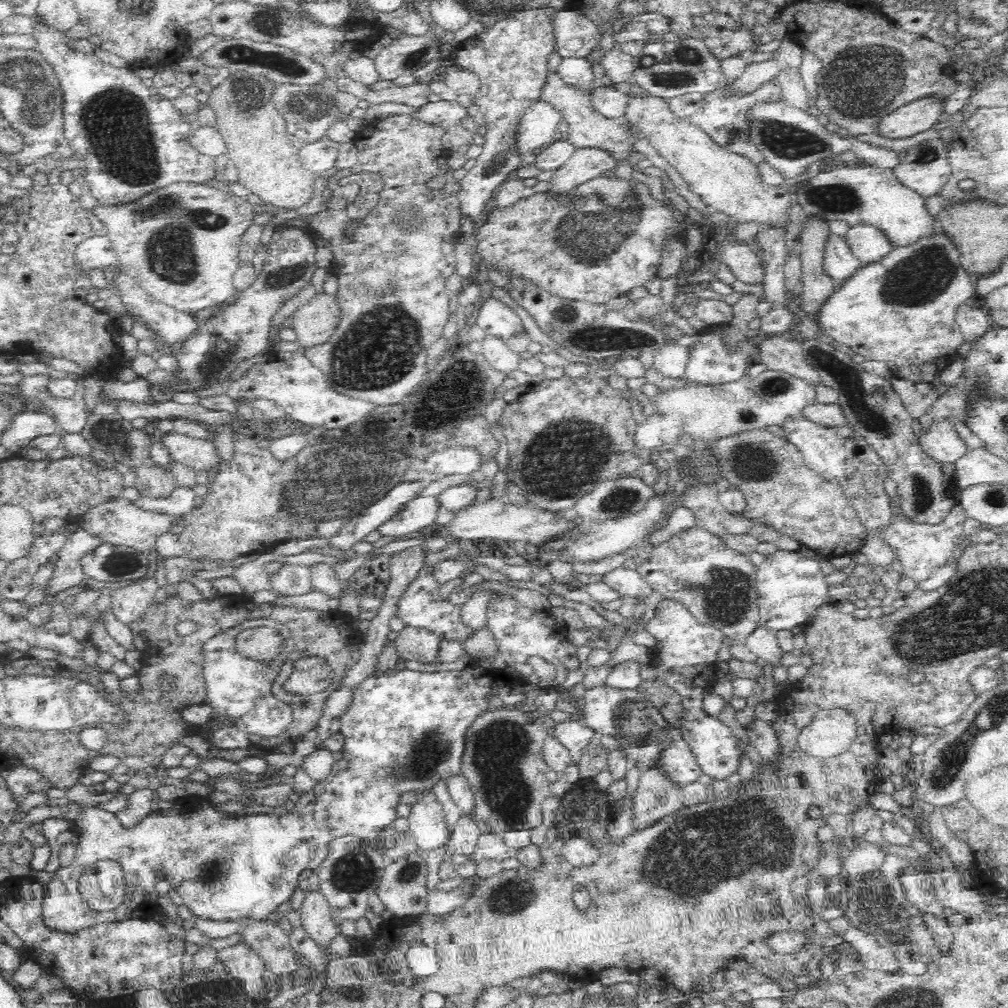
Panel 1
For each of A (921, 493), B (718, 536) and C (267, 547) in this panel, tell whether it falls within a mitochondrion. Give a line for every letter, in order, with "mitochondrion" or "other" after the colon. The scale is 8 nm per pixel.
A: mitochondrion
B: other
C: other

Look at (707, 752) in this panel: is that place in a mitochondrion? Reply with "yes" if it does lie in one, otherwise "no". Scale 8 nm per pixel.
no

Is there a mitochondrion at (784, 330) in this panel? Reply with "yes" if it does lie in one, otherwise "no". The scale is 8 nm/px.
no

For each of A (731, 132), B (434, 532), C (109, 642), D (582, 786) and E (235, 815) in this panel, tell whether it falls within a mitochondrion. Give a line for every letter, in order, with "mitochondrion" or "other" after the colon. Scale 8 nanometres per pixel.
A: mitochondrion
B: other
C: other
D: other
E: other

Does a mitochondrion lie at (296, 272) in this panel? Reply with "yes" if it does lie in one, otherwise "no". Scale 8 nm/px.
yes

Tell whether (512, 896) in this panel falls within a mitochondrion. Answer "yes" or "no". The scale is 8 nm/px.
yes

